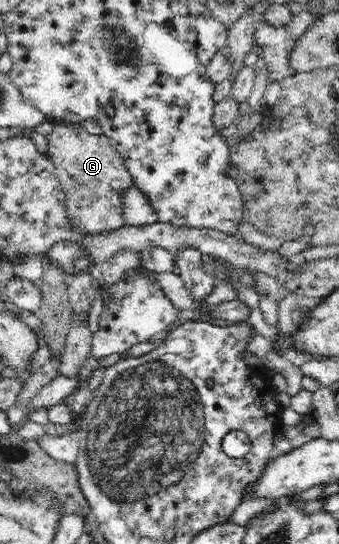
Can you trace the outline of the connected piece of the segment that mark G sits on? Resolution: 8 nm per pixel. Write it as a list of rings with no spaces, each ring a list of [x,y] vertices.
[[[55,122],[47,136],[50,160],[65,192],[65,204],[74,230],[85,237],[111,235],[126,226],[119,192],[133,186],[132,176],[125,168],[124,158],[111,146],[104,133],[89,134],[79,124]]]

